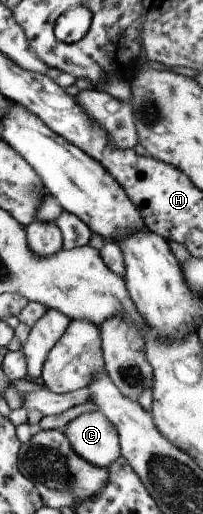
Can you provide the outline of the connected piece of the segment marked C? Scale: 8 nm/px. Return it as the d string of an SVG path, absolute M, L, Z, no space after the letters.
M99 411L84 413L68 422L66 438L72 450L85 461L100 468L119 458L120 445L111 422Z

